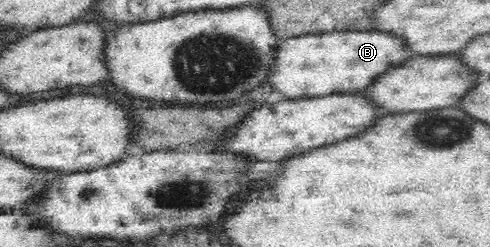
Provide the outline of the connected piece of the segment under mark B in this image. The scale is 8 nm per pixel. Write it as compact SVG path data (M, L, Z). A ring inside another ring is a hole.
M340 31L320 33L316 35L304 35L282 39L280 48L274 56L274 68L270 72L267 81L274 90L278 90L286 98L328 96L334 93L359 94L368 86L374 86L378 78L382 78L386 72L392 72L400 68L406 60L412 60L418 54L398 35L392 31Z

